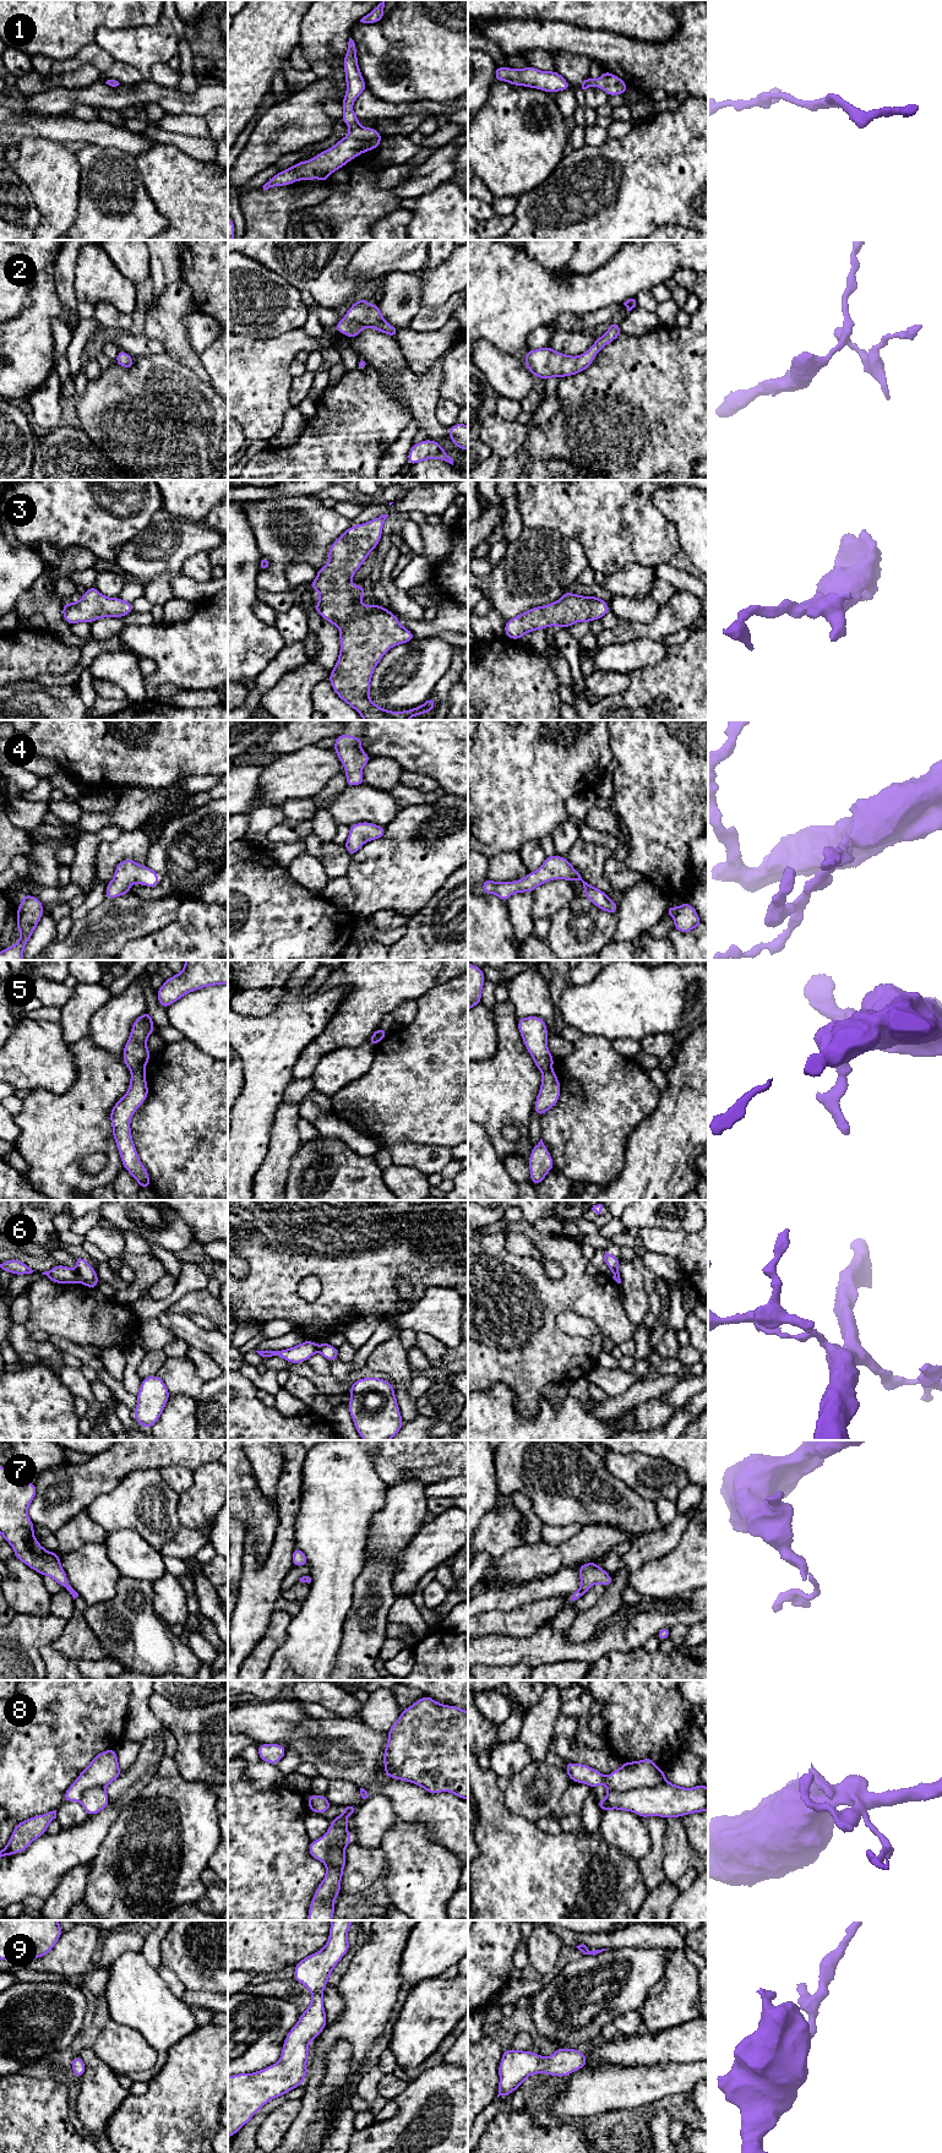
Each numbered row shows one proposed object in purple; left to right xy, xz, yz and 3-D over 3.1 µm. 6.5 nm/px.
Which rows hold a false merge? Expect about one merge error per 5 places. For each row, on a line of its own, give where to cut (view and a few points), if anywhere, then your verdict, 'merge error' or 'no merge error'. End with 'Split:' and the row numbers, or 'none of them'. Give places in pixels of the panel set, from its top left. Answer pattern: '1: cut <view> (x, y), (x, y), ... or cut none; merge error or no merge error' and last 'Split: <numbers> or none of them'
1: cut none; no merge error
2: cut none; no merge error
3: cut none; no merge error
4: cut none; no merge error
5: cut xy (131, 1070), (139, 1070), (143, 1074); merge error
6: cut xy (75, 1271), (80, 1281); merge error
7: cut none; no merge error
8: cut yz (665, 1780), (653, 1786), (633, 1787), (625, 1791), (609, 1789); merge error
9: cut none; no merge error
Split: 5, 6, 8

